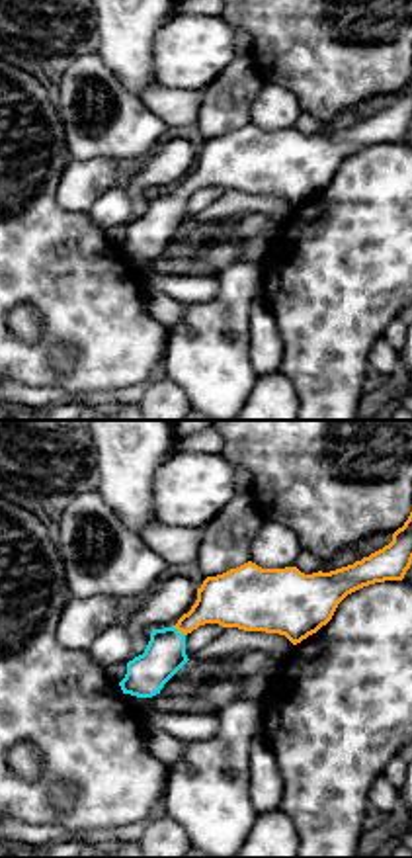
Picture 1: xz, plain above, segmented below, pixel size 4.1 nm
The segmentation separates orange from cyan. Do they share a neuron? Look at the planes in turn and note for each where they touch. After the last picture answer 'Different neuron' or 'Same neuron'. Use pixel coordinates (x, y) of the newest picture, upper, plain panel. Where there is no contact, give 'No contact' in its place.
Touches orange at (178, 192)

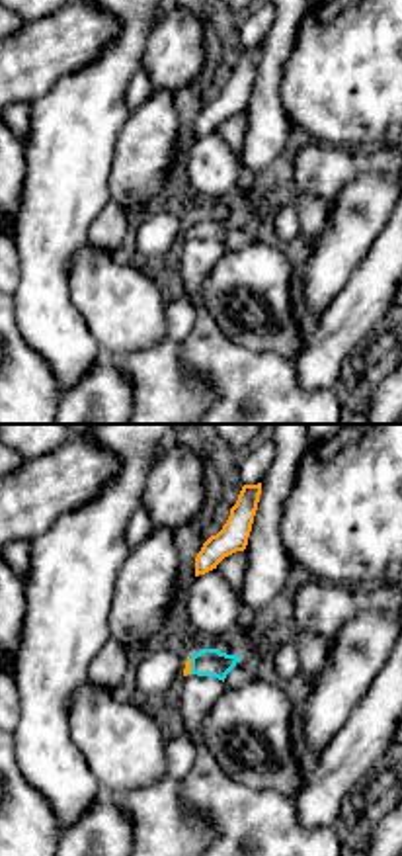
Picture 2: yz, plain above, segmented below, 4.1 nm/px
Touches orange at (190, 229)

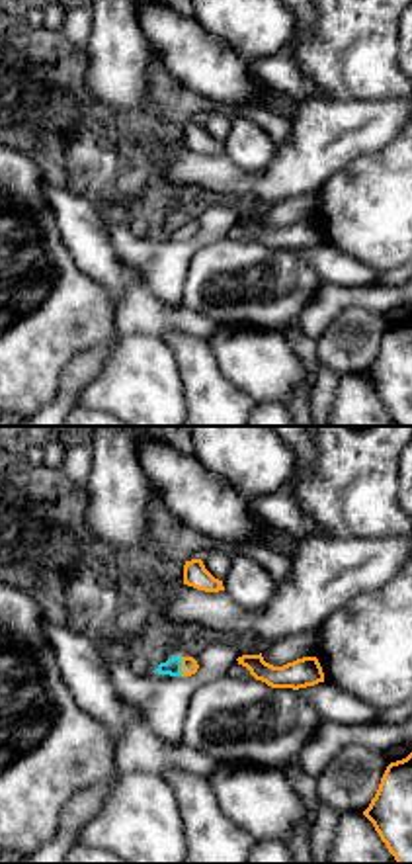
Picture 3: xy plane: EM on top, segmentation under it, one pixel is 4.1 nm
Touches orange at (182, 229)

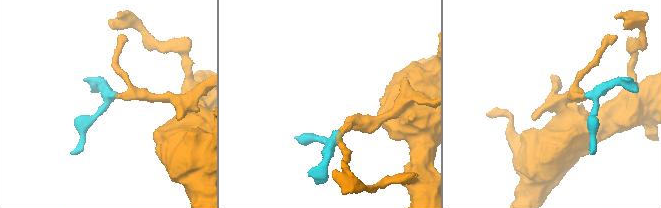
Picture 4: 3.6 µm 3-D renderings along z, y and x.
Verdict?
Same neuron

